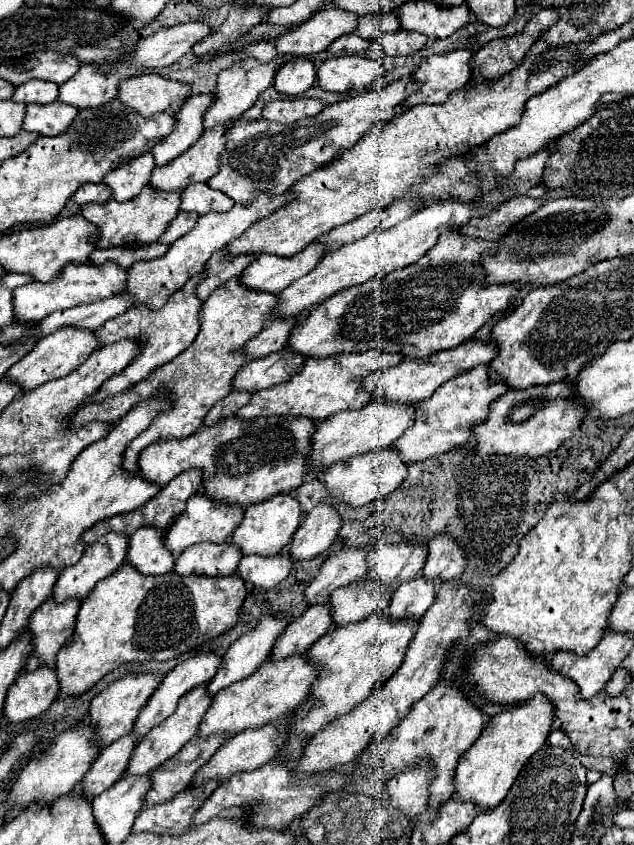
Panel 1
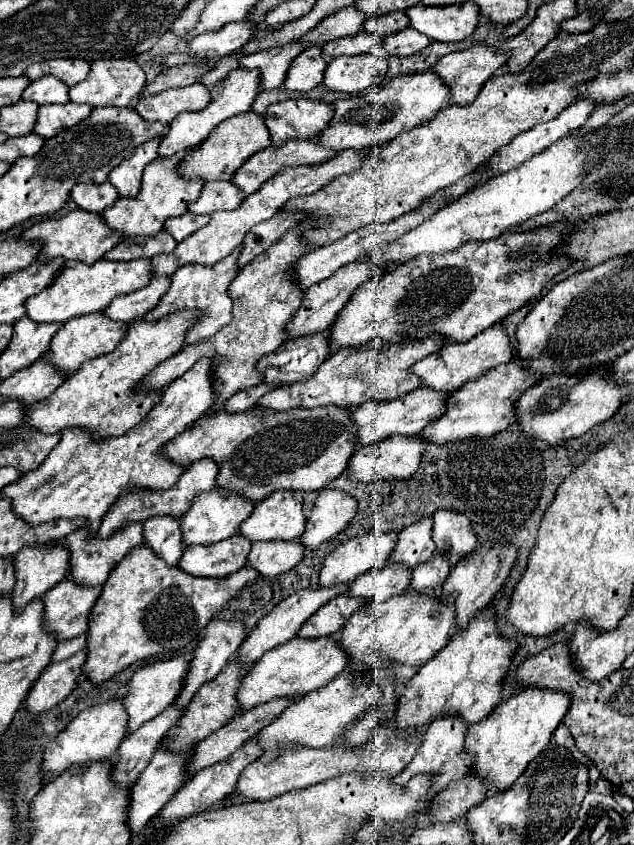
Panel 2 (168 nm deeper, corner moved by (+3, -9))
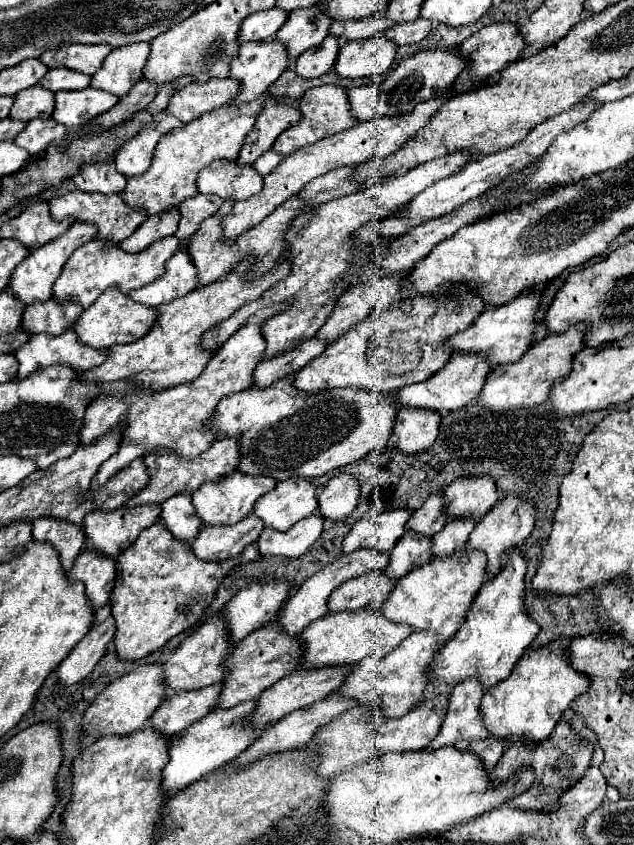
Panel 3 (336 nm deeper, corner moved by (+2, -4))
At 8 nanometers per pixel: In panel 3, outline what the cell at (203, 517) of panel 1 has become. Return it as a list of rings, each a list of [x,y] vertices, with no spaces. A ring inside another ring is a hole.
[[[234,471],[232,475],[226,475],[222,481],[212,481],[202,485],[194,495],[194,507],[198,511],[198,517],[204,525],[232,525],[246,517],[254,509],[254,503],[268,491],[276,487],[276,481],[272,477],[250,477],[244,473]]]

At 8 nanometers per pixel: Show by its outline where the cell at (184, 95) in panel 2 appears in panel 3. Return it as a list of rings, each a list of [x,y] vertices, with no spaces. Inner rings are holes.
[[[230,77],[214,79],[204,85],[190,83],[174,93],[166,111],[178,117],[182,123],[190,123],[200,115],[230,103],[236,95],[238,95],[238,83]]]

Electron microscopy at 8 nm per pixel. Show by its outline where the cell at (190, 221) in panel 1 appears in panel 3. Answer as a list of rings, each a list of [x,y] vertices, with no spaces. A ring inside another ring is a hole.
[[[196,195],[192,199],[186,199],[182,201],[180,205],[180,225],[176,229],[176,237],[182,241],[182,239],[188,239],[190,235],[194,235],[200,227],[200,223],[208,217],[212,217],[222,205],[222,199],[220,197],[206,197],[206,195]]]

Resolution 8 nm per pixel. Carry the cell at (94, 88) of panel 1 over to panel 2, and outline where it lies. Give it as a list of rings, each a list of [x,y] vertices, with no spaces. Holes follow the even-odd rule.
[[[97,60],[91,64],[89,76],[77,86],[69,88],[69,100],[89,106],[131,106],[145,86],[145,72],[133,60]]]

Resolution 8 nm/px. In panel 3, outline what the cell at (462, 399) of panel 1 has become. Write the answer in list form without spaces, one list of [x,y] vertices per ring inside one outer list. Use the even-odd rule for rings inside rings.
[[[574,325],[574,329],[568,329],[566,333],[548,335],[542,341],[534,343],[520,361],[510,365],[498,365],[498,369],[490,373],[478,397],[478,403],[490,411],[506,411],[548,401],[554,383],[564,381],[564,377],[568,377],[572,369],[572,359],[582,349],[582,333],[586,333],[586,327]]]

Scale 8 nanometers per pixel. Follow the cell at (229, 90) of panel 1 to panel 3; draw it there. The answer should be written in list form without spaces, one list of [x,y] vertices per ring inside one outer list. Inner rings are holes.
[[[312,5],[310,9],[292,11],[274,39],[282,41],[288,47],[290,63],[294,63],[302,51],[318,47],[324,41],[330,25],[332,17],[326,11],[320,11],[318,5]]]

